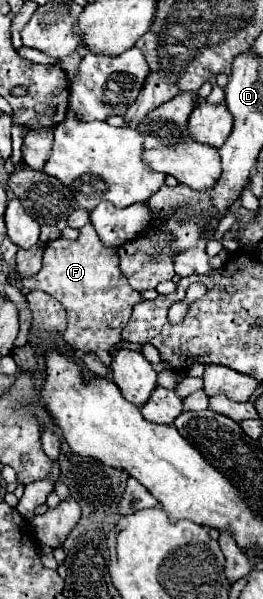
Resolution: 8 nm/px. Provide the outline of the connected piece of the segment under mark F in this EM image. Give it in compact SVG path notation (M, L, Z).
M85 224L79 230L77 240L51 240L45 246L43 266L41 270L23 280L27 290L43 290L55 300L59 300L67 312L67 330L63 334L65 342L73 350L93 352L103 366L109 366L113 354L117 352L117 344L121 342L121 330L125 328L131 310L137 302L145 298L131 290L129 282L119 270L119 254L117 248L107 248L101 244L95 228Z

